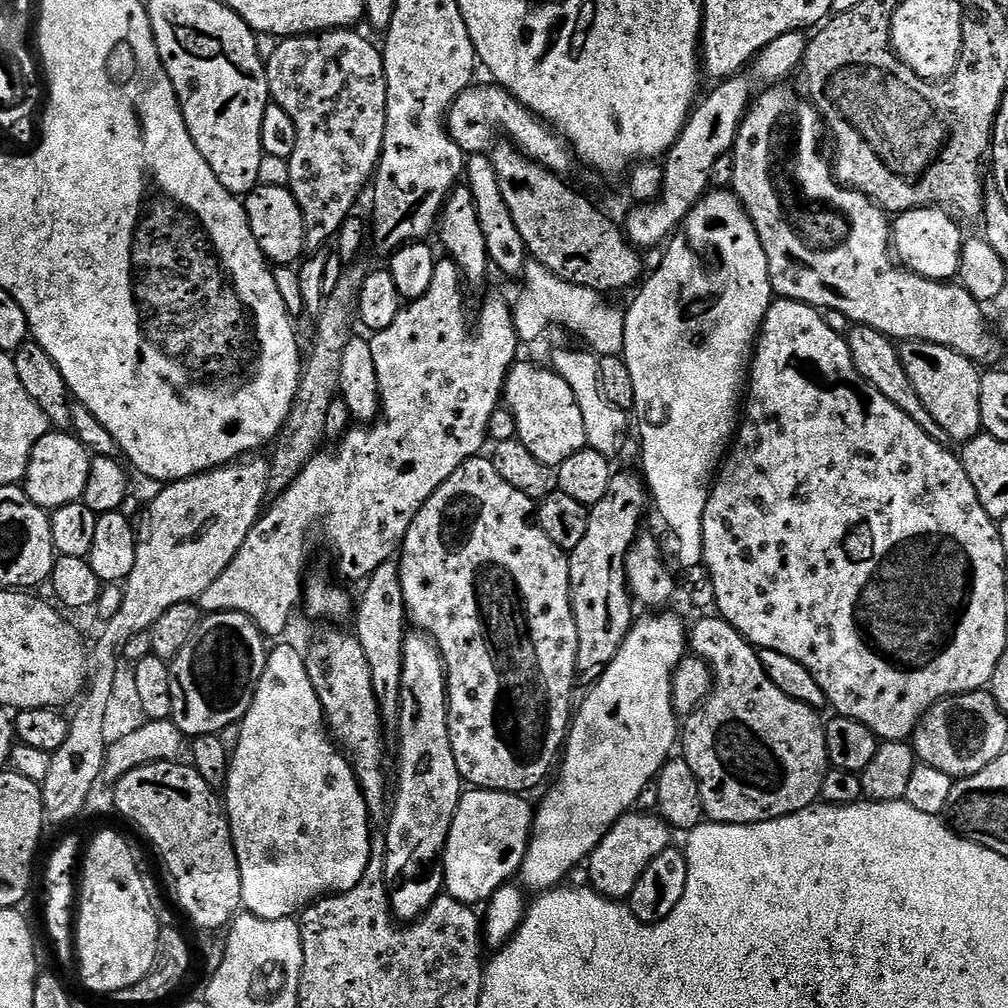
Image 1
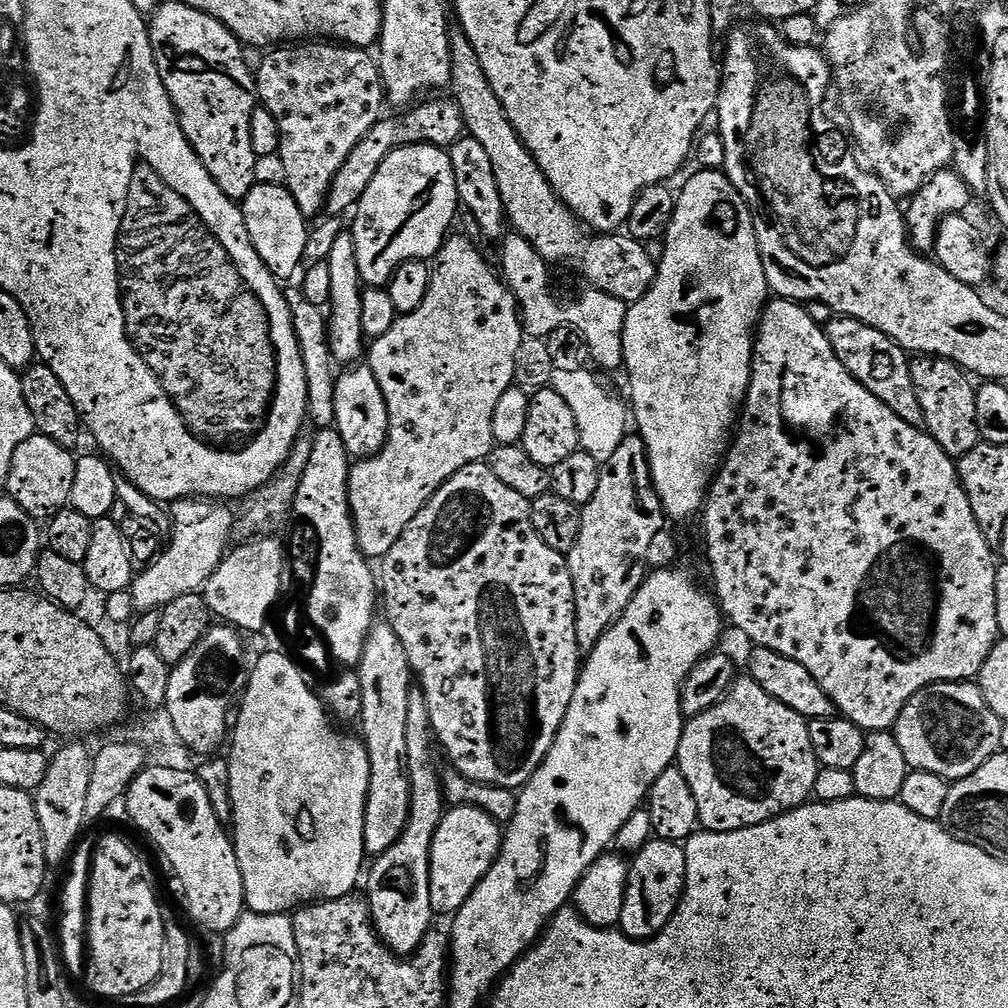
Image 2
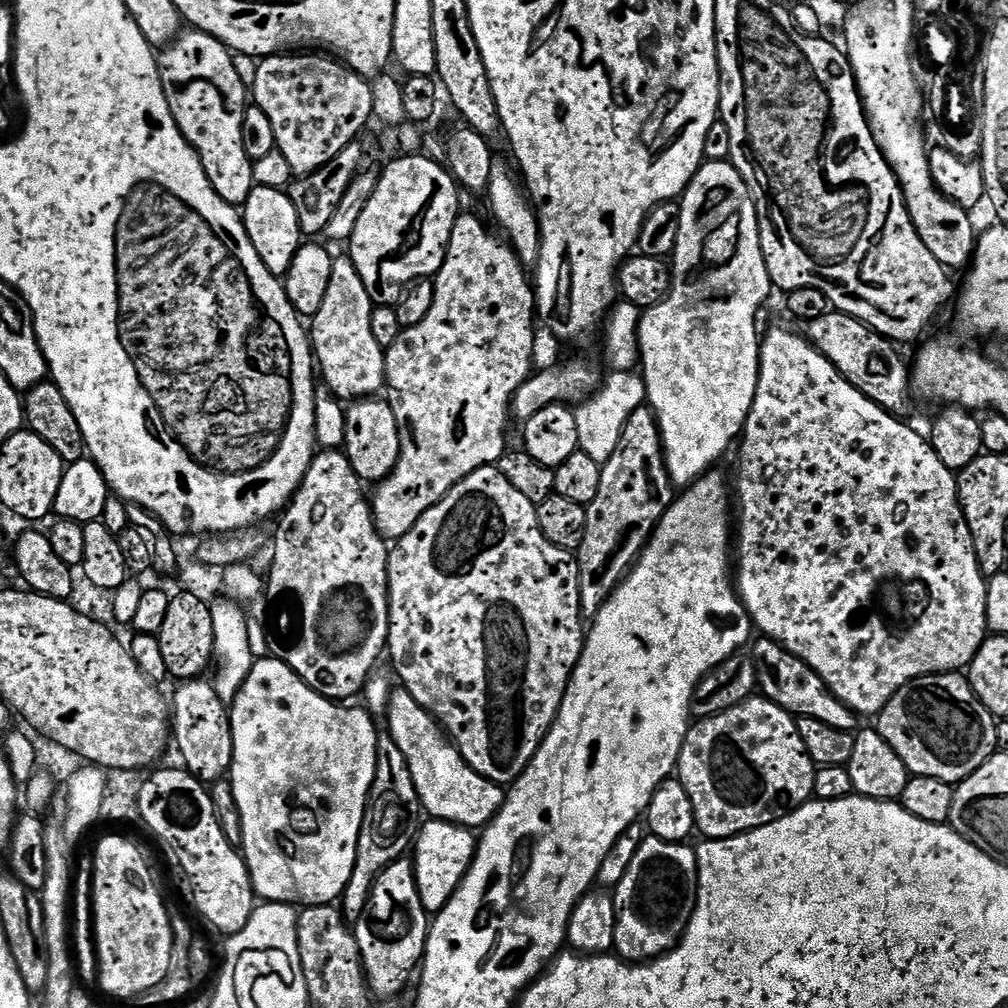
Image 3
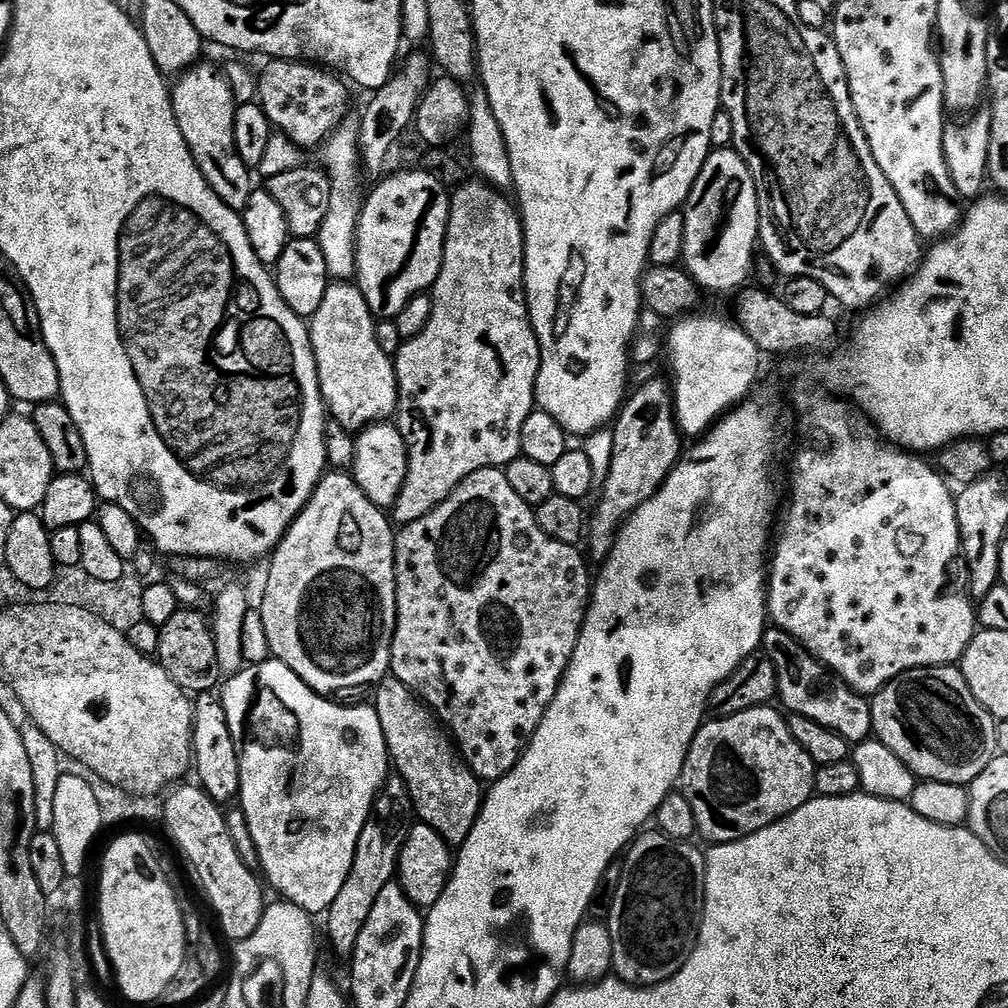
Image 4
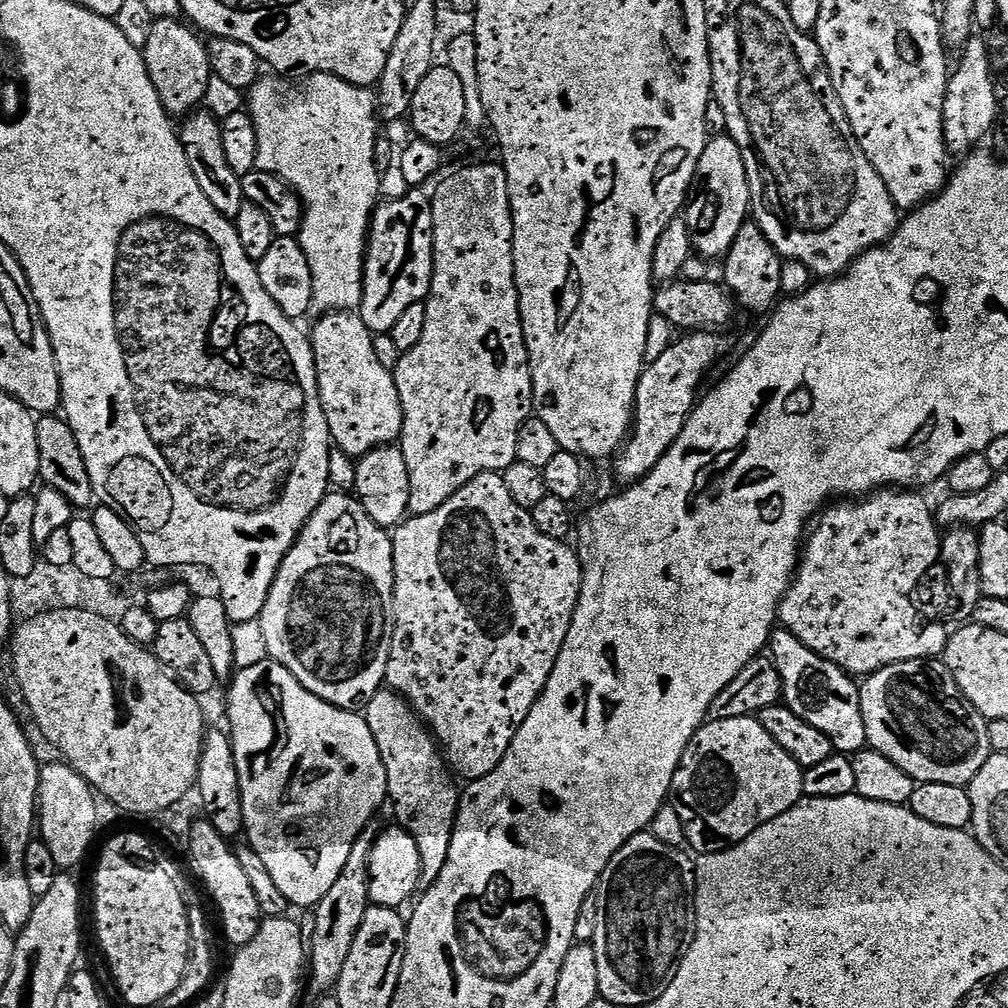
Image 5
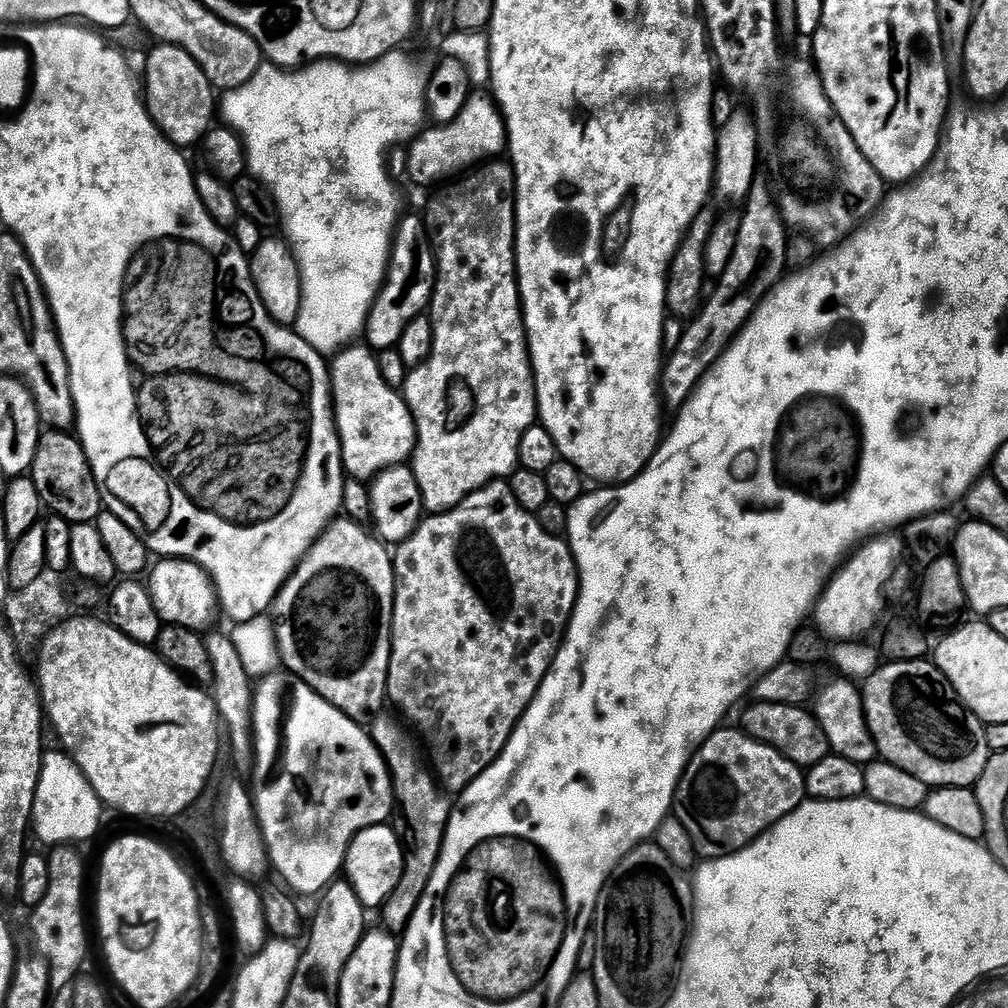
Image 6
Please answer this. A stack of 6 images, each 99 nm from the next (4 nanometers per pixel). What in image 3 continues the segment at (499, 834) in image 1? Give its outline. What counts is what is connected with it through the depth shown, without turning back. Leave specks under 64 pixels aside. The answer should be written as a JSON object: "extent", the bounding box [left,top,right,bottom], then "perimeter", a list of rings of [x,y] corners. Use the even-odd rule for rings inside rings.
{"extent":[410,818,477,913],"perimeter":[[[431,818],[419,825],[410,859],[416,875],[418,894],[428,913],[438,913],[446,906],[446,902],[450,902],[454,890],[458,890],[462,878],[470,870],[477,843],[477,833],[471,828],[460,828],[457,824]]]}

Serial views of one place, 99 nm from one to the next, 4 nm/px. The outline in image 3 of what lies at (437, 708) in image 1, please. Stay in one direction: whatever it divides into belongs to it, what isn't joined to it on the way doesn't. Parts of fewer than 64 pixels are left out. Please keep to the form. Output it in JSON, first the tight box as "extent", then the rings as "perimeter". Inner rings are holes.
{"extent":[354,859,430,996],"perimeter":[[[411,859],[395,860],[382,870],[372,888],[367,909],[354,928],[364,963],[364,977],[373,996],[396,996],[407,986],[411,976],[413,979],[424,959],[429,923],[430,913],[422,906]]]}

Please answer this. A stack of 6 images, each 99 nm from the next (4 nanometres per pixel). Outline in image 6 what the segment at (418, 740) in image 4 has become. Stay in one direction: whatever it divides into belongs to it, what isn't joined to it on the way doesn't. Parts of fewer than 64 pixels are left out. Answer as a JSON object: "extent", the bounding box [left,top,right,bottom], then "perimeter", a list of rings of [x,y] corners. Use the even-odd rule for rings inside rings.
{"extent":[370,715,452,934],"perimeter":[[[377,715],[371,721],[373,724],[372,728],[370,727],[370,735],[386,762],[388,773],[392,776],[395,803],[398,808],[400,804],[400,812],[404,815],[405,822],[408,823],[409,834],[412,835],[409,840],[406,840],[402,882],[398,882],[398,890],[390,894],[390,898],[382,909],[383,927],[393,934],[400,934],[408,927],[410,918],[430,882],[430,874],[434,874],[434,866],[440,857],[442,842],[448,829],[452,804],[450,800],[447,800],[449,797],[445,789],[438,783],[429,765],[425,761],[425,765],[420,761],[420,752],[416,749],[415,742],[404,733],[405,725],[399,719],[391,720],[390,717],[384,715]]]}

